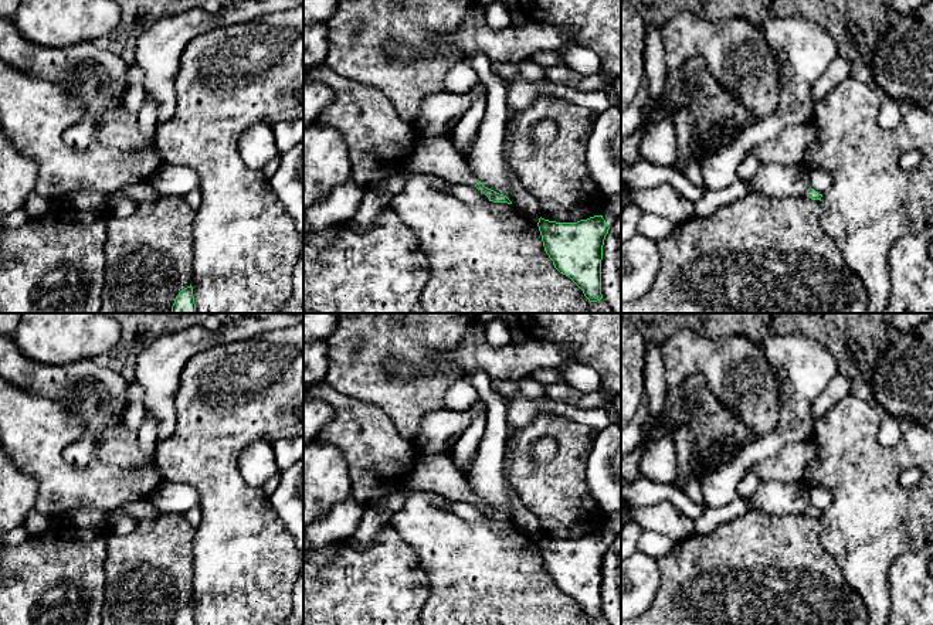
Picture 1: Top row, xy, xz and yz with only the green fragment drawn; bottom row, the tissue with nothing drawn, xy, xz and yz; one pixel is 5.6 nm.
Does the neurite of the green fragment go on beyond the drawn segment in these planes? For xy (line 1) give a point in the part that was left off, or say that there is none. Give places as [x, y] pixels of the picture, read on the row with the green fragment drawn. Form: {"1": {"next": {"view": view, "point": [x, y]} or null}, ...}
{"1": {"next": null}}

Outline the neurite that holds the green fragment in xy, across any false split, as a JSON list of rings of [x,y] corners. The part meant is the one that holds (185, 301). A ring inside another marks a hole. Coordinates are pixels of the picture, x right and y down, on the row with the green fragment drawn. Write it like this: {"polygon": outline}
{"polygon": [[[191,285],[179,292],[170,313],[196,313]]]}

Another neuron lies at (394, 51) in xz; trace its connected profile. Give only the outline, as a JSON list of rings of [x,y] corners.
[[[394,41],[384,45],[384,54],[391,61],[400,61],[400,62],[415,61],[423,57],[423,54],[417,48],[397,44]]]

